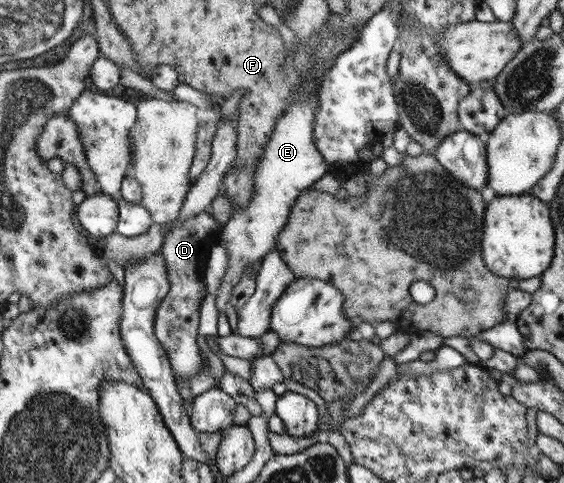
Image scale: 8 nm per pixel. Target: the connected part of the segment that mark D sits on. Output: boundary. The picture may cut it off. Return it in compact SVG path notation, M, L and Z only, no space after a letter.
M209 211L202 212L189 220L176 222L165 236L161 252L164 254L166 273L169 277L170 289L160 302L154 320L154 333L163 345L175 380L193 378L202 371L205 364L203 352L197 345L197 329L200 322L200 304L206 295L204 271L208 249L215 244L221 235L216 220Z

